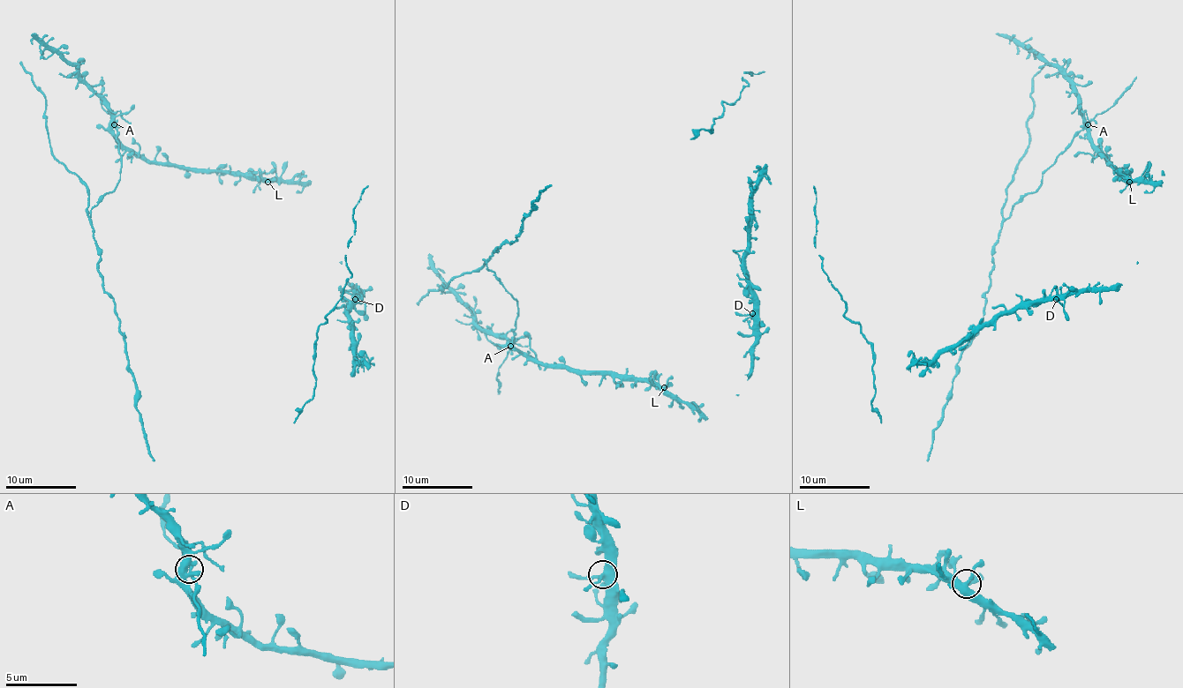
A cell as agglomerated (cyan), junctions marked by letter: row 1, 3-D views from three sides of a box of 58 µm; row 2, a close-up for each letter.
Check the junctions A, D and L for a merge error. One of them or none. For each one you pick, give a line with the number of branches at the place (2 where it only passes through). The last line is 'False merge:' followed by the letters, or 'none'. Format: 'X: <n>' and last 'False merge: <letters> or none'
False merge: none

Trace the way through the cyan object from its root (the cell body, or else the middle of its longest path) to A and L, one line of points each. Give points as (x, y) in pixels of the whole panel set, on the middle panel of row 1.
A: (696, 408), (646, 380), (545, 368), (511, 345)
L: (696, 408), (676, 400), (664, 387)

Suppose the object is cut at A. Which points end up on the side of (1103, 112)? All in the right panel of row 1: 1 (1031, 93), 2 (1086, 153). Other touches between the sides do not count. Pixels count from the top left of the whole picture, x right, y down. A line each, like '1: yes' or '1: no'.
1: yes
2: no

